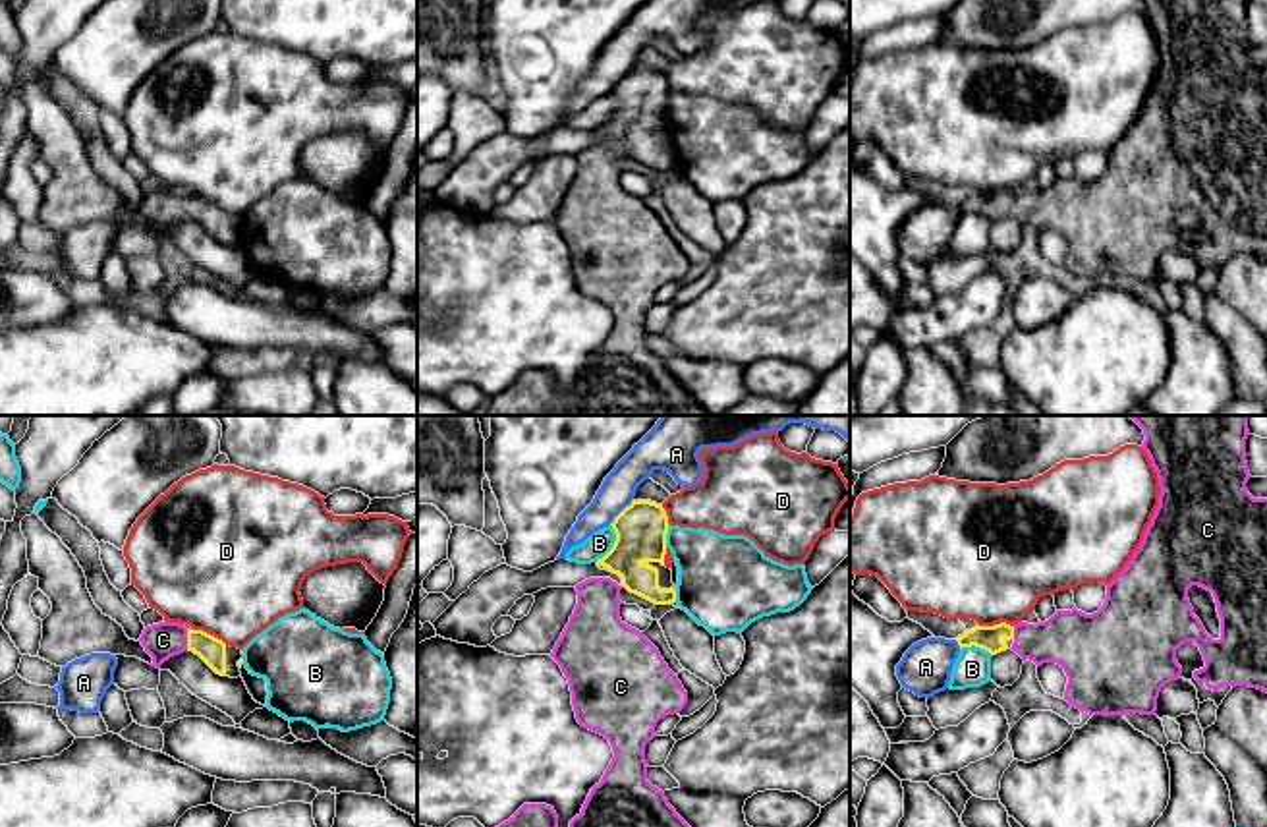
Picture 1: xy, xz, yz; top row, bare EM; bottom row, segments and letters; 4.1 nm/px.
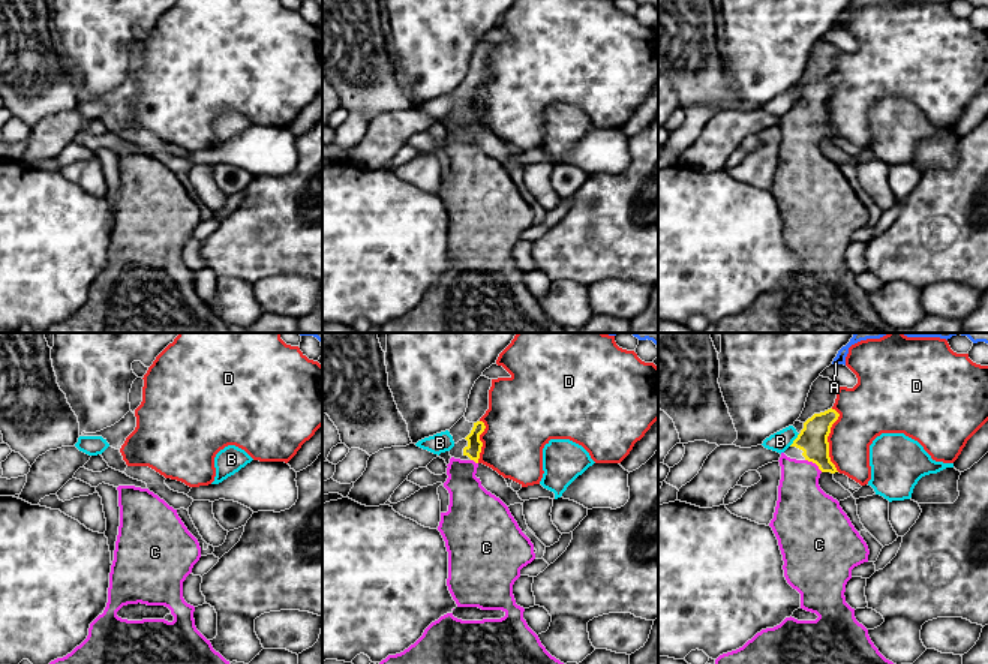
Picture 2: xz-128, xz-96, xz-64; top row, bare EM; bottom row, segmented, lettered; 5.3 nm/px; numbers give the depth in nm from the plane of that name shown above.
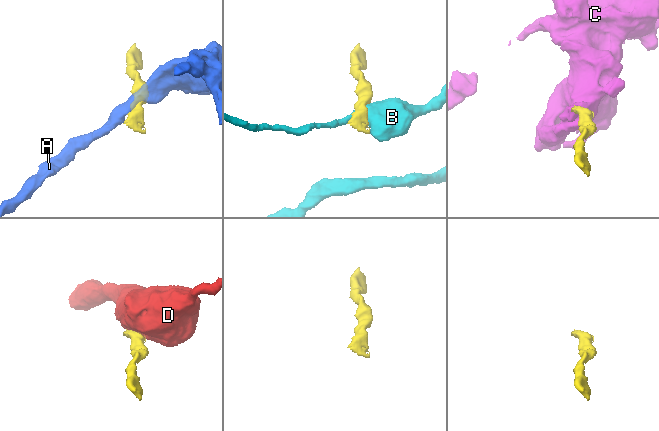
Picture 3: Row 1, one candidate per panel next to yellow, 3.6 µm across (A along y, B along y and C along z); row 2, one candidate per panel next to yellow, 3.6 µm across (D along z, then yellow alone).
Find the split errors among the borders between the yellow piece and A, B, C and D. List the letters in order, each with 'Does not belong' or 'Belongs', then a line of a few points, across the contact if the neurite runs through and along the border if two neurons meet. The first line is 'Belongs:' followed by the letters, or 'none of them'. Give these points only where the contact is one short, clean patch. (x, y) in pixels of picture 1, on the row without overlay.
Belongs: C
A: Does not belong. Line: xz (632, 66), (609, 91)
B: Does not belong
C: Belongs. Line: xy (211, 217), (188, 207), (163, 207)
D: Does not belong. Line: yz (1013, 192), (980, 194)

